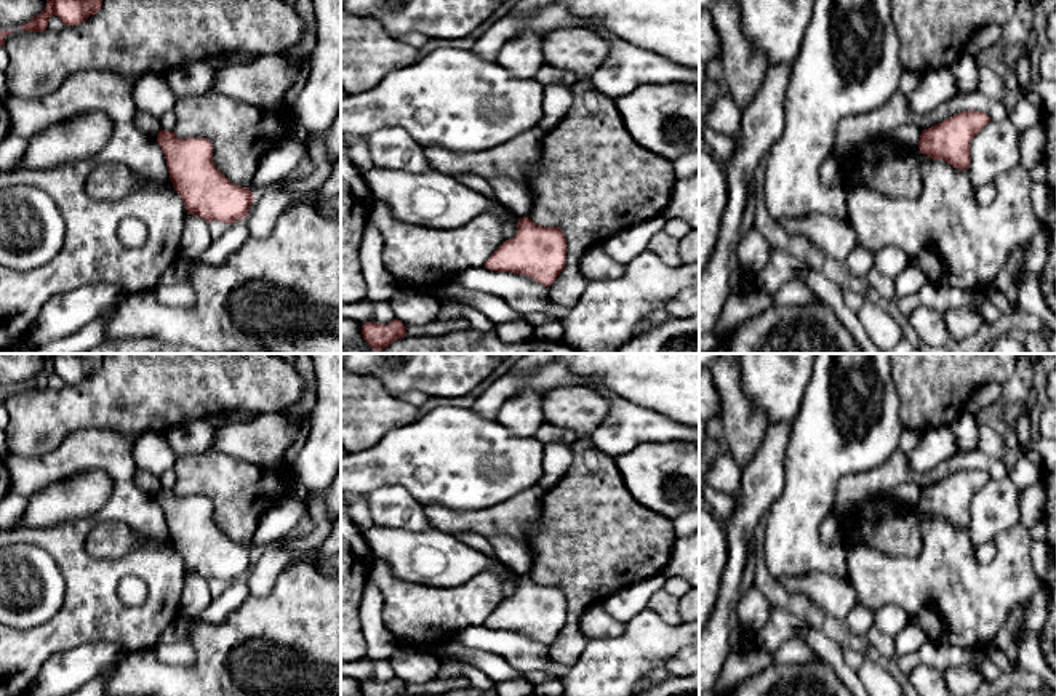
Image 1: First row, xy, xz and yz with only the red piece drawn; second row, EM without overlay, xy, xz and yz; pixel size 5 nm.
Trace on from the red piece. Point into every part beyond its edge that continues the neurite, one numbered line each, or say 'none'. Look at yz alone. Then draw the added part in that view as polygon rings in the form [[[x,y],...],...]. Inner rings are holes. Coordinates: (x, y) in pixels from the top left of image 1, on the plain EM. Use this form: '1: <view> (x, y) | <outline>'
none

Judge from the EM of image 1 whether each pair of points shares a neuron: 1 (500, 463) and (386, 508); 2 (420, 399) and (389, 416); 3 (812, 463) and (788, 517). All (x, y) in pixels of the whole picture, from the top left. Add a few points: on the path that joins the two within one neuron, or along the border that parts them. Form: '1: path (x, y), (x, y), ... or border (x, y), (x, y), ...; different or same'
1: border (375, 488), (402, 485), (424, 504); different
2: border (397, 397), (418, 408); different
3: path (812, 476), (810, 495), (800, 504); same

